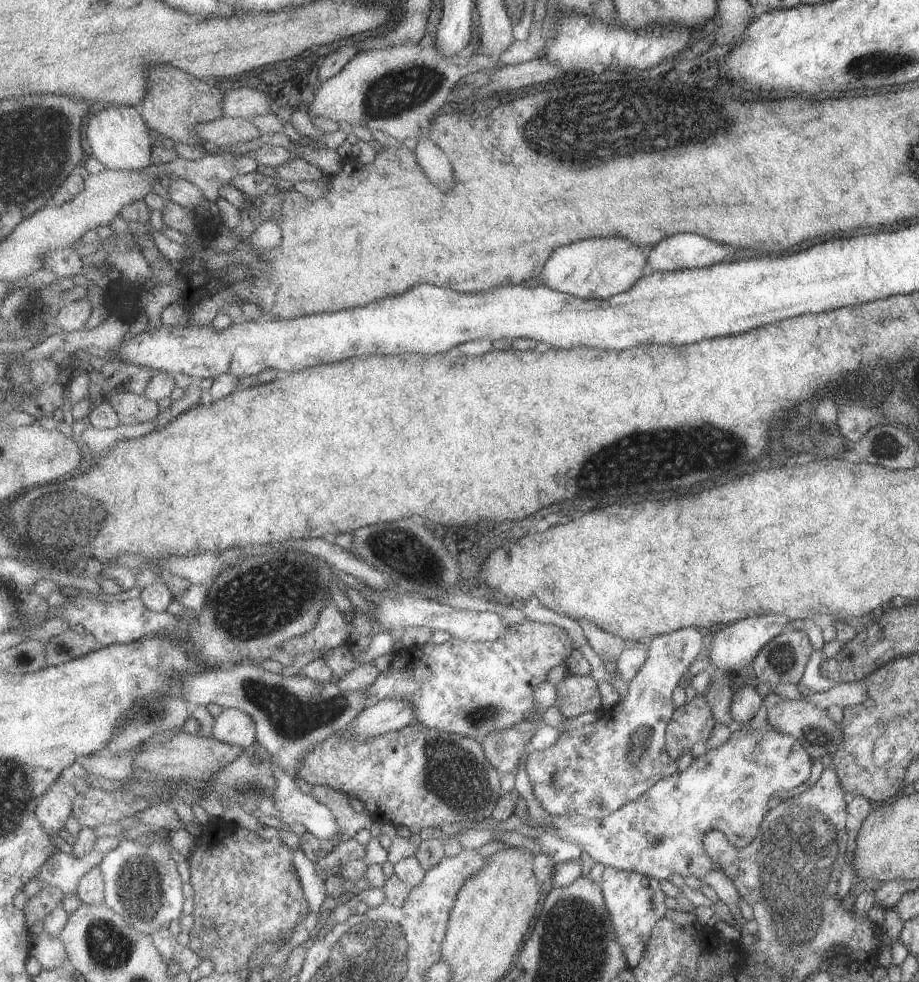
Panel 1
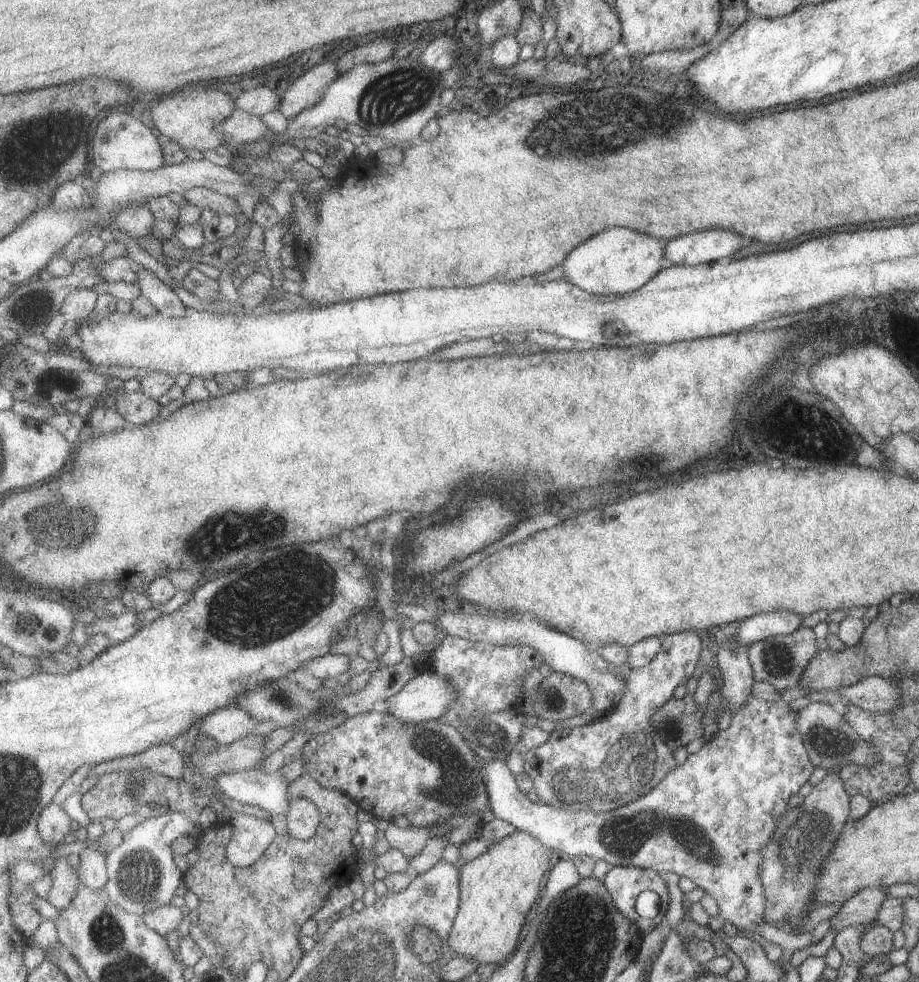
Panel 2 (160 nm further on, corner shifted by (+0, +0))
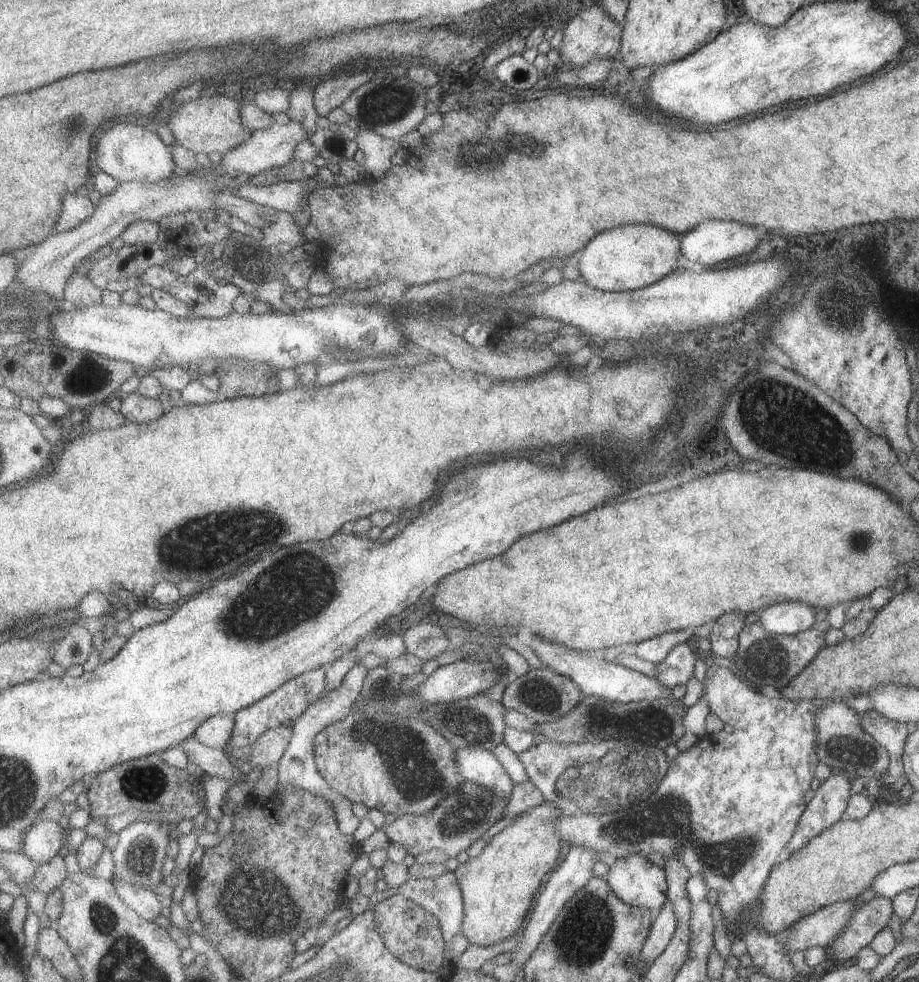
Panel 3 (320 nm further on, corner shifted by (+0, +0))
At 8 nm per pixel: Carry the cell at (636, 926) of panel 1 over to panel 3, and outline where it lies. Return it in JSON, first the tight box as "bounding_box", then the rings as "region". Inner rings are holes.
{"bounding_box":[606,853,668,909],"region":[[[633,853],[629,856],[610,860],[606,881],[613,889],[615,896],[618,896],[619,900],[626,902],[628,905],[643,906],[649,909],[651,907],[661,906],[668,900],[664,868],[651,863],[641,853]]]}

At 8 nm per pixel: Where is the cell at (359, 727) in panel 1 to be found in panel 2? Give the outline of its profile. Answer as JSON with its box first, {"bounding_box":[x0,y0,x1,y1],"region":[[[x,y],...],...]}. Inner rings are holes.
{"bounding_box":[383,668,458,723],"region":[[[426,668],[416,679],[410,680],[401,692],[391,696],[383,711],[406,723],[441,720],[458,696],[458,688],[447,677]]]}

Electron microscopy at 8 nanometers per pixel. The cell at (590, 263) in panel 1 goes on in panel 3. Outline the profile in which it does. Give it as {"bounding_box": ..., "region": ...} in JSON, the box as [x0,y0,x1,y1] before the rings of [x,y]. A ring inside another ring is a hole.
{"bounding_box":[578,224,680,291],"region":[[[623,224],[619,228],[611,228],[607,232],[598,232],[587,243],[580,258],[578,267],[582,281],[602,291],[632,291],[656,283],[678,268],[675,265],[680,254],[679,234],[673,234],[665,228],[657,228],[651,224]]]}

